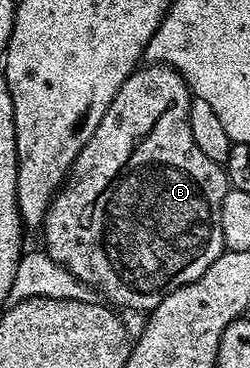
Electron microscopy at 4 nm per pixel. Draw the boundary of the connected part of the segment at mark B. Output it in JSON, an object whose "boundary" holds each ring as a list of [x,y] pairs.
{"boundary":[[[150,62],[148,65],[141,65],[134,70],[132,75],[123,81],[119,93],[111,101],[107,113],[99,121],[91,141],[83,145],[79,157],[73,162],[73,168],[65,176],[65,182],[61,184],[61,190],[54,195],[49,208],[45,214],[43,232],[45,231],[45,243],[43,250],[59,265],[63,265],[71,272],[77,280],[85,284],[86,288],[98,291],[114,308],[129,307],[133,313],[148,313],[163,301],[175,289],[203,277],[211,265],[225,250],[223,241],[223,229],[221,228],[221,206],[223,197],[231,189],[229,176],[222,164],[211,161],[199,145],[195,145],[195,137],[191,137],[191,125],[189,124],[189,104],[191,92],[185,78],[175,67],[166,67],[164,63]]]}

